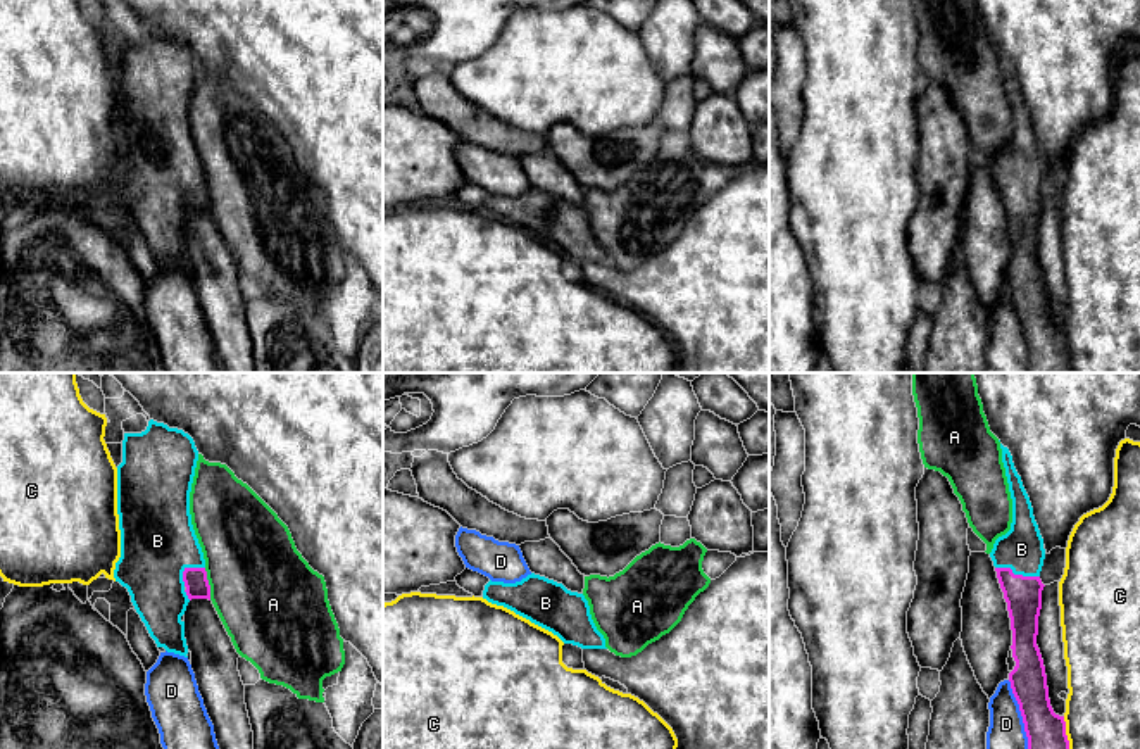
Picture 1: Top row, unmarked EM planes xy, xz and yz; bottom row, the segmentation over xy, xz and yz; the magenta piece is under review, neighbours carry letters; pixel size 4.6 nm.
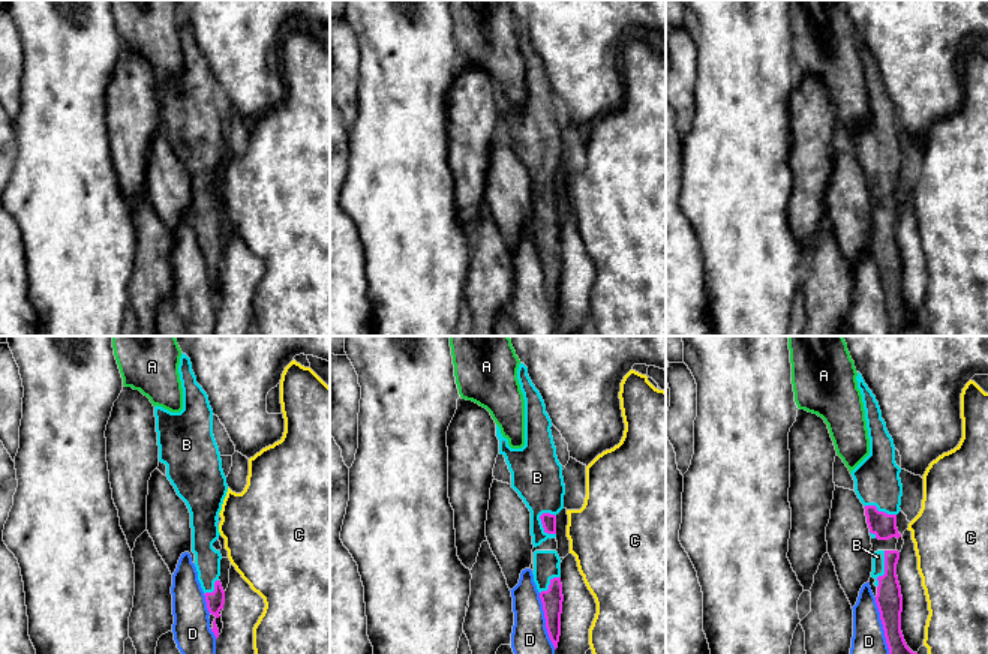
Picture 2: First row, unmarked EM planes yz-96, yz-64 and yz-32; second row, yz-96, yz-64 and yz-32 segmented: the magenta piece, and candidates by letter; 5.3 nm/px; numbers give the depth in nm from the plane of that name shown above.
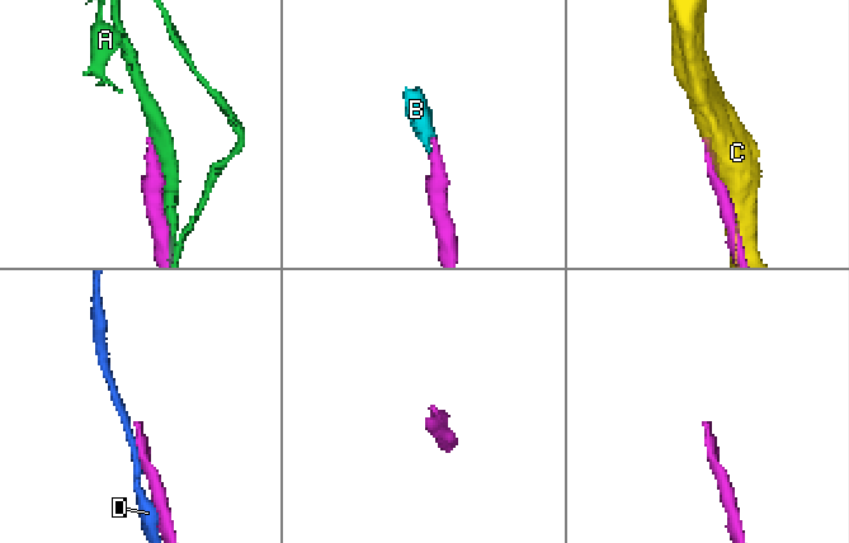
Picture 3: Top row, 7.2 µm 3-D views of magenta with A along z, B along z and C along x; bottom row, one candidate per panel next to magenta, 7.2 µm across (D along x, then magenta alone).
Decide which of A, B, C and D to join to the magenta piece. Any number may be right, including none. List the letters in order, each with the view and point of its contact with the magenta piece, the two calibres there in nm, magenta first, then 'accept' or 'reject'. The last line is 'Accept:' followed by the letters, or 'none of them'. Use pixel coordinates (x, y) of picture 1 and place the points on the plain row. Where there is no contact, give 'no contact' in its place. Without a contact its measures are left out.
A: contact xy (207, 197); calibres 110 and 480 nm; reject
B: contact yz (1018, 188); calibres 180 and 200 nm; accept
C: contact yz (1066, 351); calibres 200 and 360 nm; reject
D: contact yz (1023, 333); calibres 200 and 190 nm; reject
Accept: B

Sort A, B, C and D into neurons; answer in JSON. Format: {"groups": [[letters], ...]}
{"groups": [["A"], ["B"], ["C"], ["D"]]}

